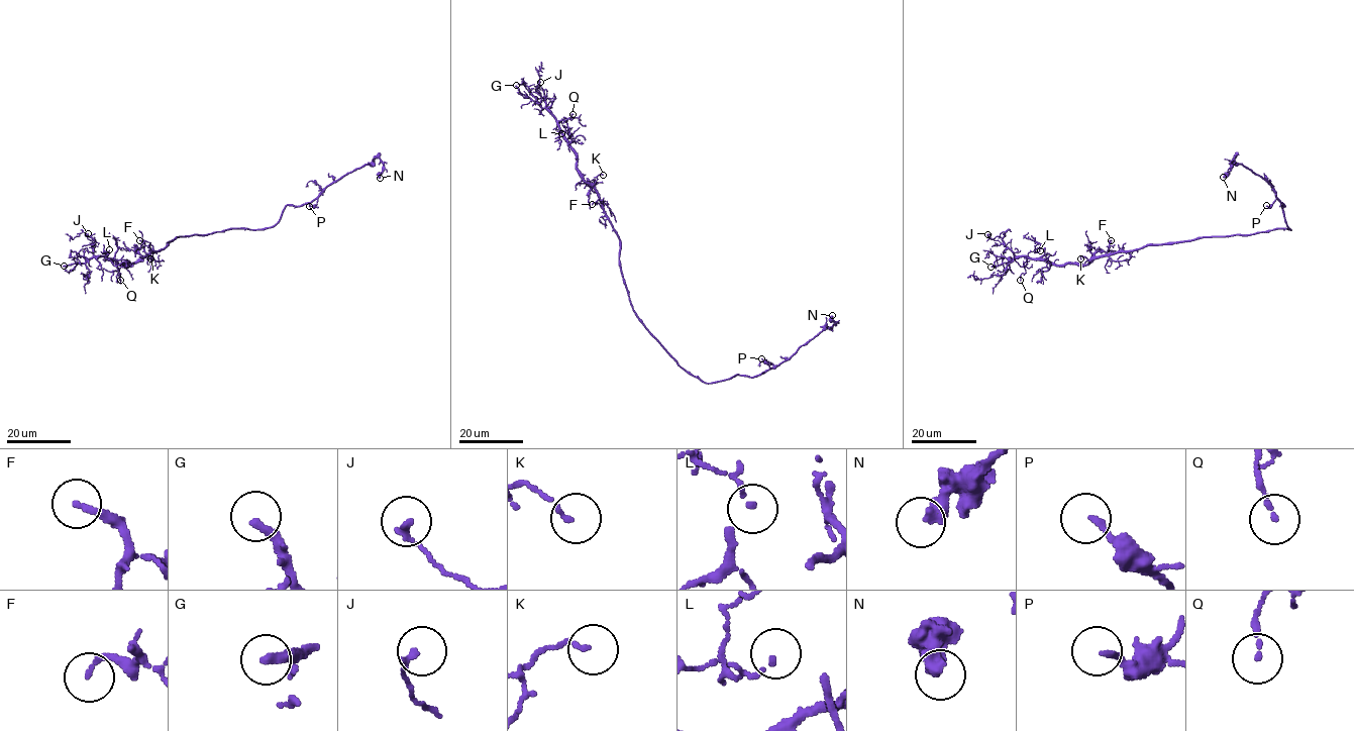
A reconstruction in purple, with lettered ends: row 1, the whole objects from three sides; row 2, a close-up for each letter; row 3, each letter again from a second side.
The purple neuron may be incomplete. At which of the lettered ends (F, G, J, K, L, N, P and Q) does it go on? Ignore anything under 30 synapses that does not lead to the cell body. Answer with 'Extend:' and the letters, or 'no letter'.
Extend: G

